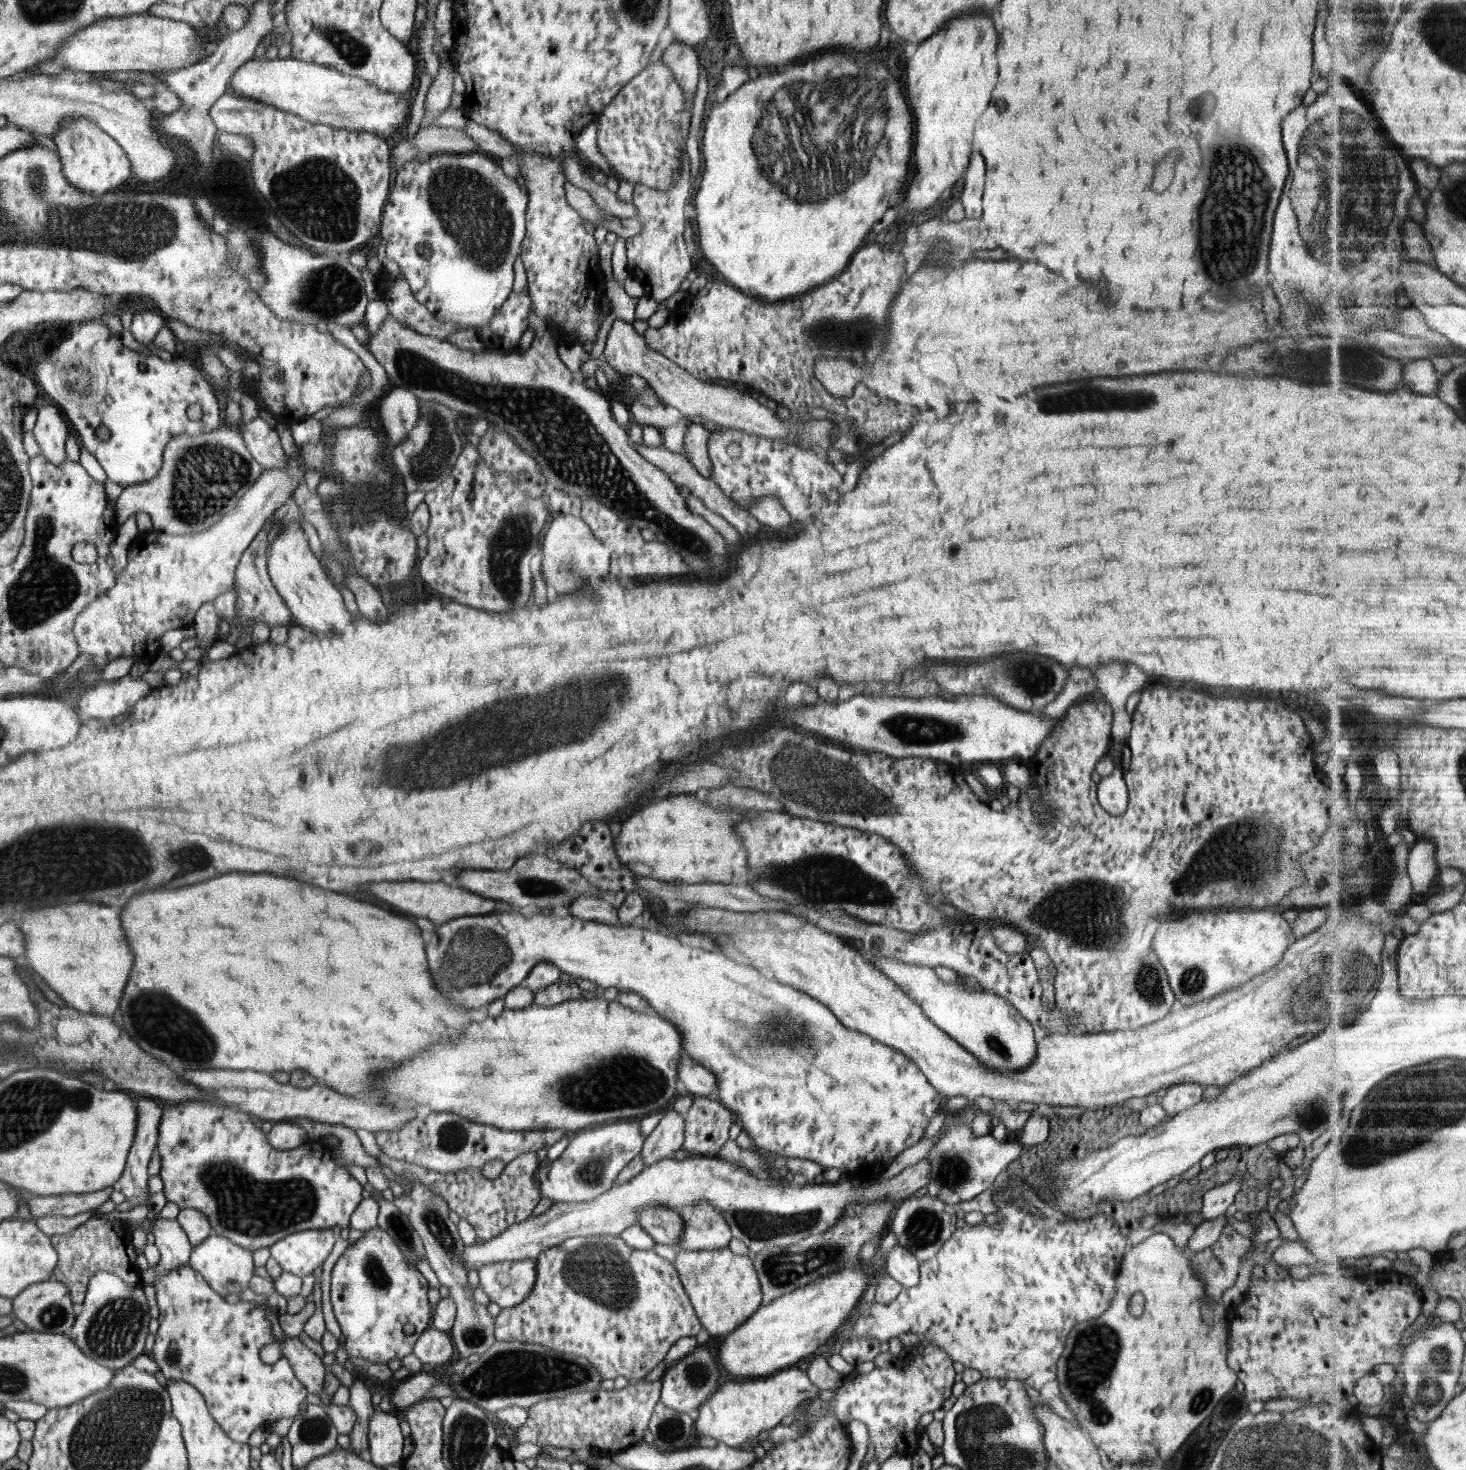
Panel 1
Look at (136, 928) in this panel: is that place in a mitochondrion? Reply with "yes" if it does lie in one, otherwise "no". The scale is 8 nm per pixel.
no

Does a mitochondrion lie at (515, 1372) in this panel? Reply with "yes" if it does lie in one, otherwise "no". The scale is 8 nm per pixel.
yes

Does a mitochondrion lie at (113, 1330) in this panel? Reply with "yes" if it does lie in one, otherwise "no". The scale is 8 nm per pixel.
yes

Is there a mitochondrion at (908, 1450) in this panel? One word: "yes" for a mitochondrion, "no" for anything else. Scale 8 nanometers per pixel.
no

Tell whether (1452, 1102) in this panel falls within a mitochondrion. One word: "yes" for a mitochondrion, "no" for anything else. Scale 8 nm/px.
yes

